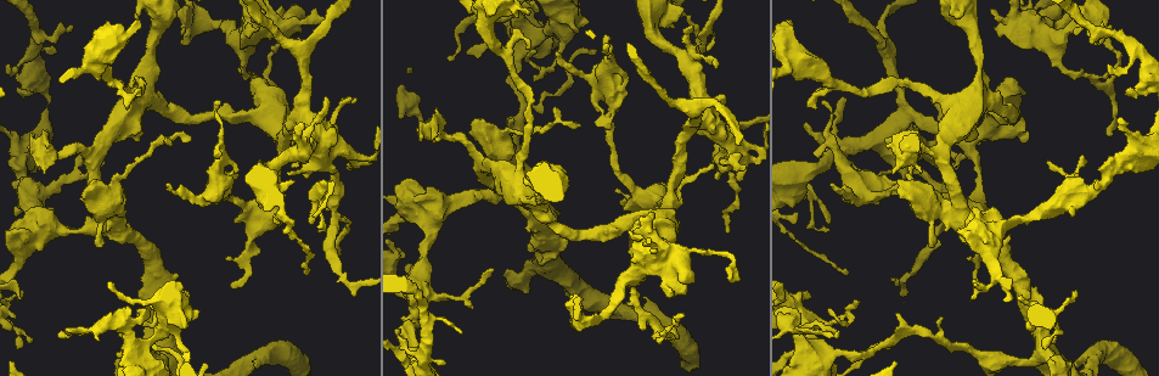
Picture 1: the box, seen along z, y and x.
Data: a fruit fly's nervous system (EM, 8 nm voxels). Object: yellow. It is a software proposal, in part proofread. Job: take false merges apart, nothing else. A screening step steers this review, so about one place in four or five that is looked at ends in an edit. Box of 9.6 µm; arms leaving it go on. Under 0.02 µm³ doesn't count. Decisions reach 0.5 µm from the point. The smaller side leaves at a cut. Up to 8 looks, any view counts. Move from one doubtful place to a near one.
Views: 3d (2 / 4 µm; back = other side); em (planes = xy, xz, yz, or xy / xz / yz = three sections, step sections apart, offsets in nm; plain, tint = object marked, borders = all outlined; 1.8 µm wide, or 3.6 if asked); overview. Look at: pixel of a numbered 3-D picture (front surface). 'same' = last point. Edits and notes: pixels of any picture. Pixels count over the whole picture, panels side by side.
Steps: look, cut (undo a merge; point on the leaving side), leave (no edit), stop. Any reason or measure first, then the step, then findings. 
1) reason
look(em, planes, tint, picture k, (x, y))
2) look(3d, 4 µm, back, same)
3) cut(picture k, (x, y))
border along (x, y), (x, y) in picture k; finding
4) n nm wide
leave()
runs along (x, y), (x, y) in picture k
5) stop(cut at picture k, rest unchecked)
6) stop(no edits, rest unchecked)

abrupt turn
look(3d, 2 µm, picture 1, (342, 149))

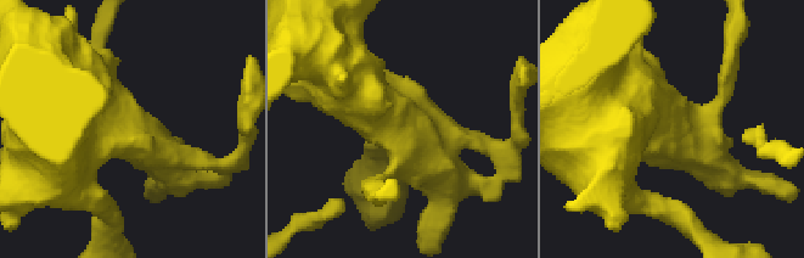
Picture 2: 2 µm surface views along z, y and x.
4 arms; need the tissue
look(em, planes, plain, picture 2, (134, 133))

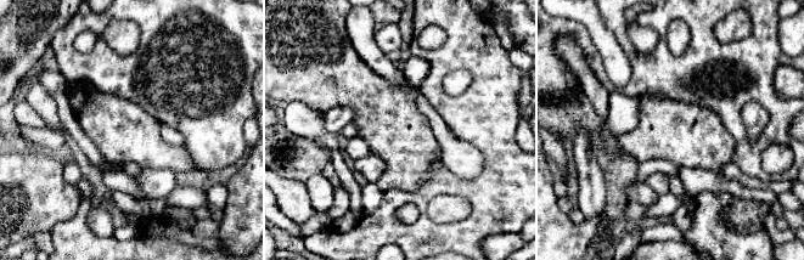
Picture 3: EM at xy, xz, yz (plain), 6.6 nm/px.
look(em, planes, tint, same)

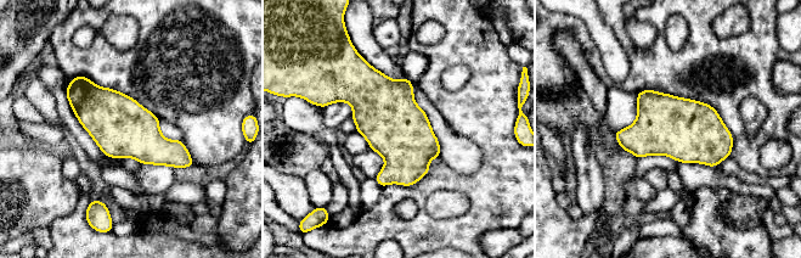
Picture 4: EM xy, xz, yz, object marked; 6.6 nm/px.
400 nm wide
leave()
continuous, no second neuron

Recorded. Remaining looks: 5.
sudden change in width
look(em, 3.6 µm, planes, tint, picture 1, (293, 24))

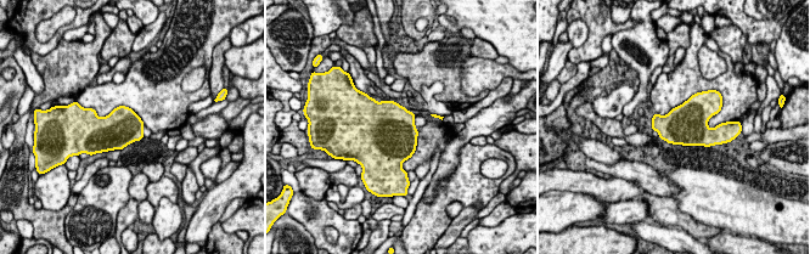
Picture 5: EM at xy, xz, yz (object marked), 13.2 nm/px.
leave()
all the same neuron

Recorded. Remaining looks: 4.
calibre changes
look(em, planes, tint, picture 1, (608, 112))

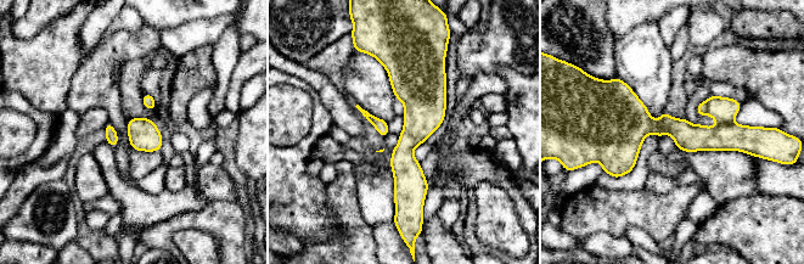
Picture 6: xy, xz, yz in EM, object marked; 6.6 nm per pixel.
leave()
runs along (398, 60), (414, 82), (410, 206) in picture 6; all the same neuron

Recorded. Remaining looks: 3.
stop(no edits, rest unchecked)

